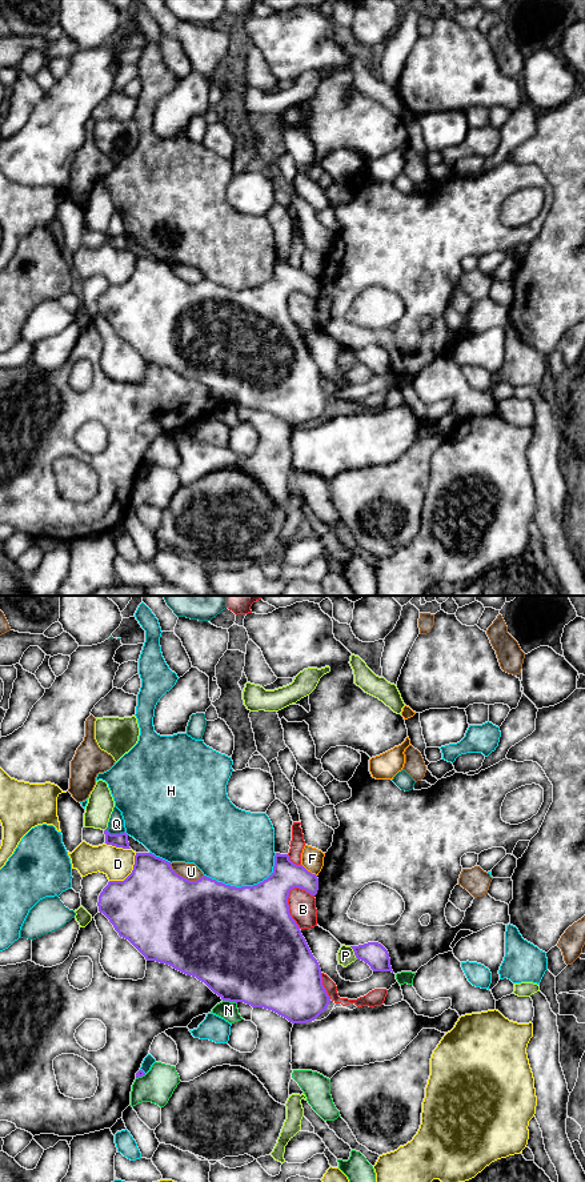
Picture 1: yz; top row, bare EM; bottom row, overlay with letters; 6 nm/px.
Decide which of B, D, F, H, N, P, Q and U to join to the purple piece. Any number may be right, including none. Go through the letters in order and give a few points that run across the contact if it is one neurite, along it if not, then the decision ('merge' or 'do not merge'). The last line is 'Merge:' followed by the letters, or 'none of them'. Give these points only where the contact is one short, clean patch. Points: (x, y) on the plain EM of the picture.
B: do not merge
D: do not merge
F: do not merge
H: do not merge
N: do not merge
P: do not merge
Q: do not merge
U: do not merge
Merge: none of them

